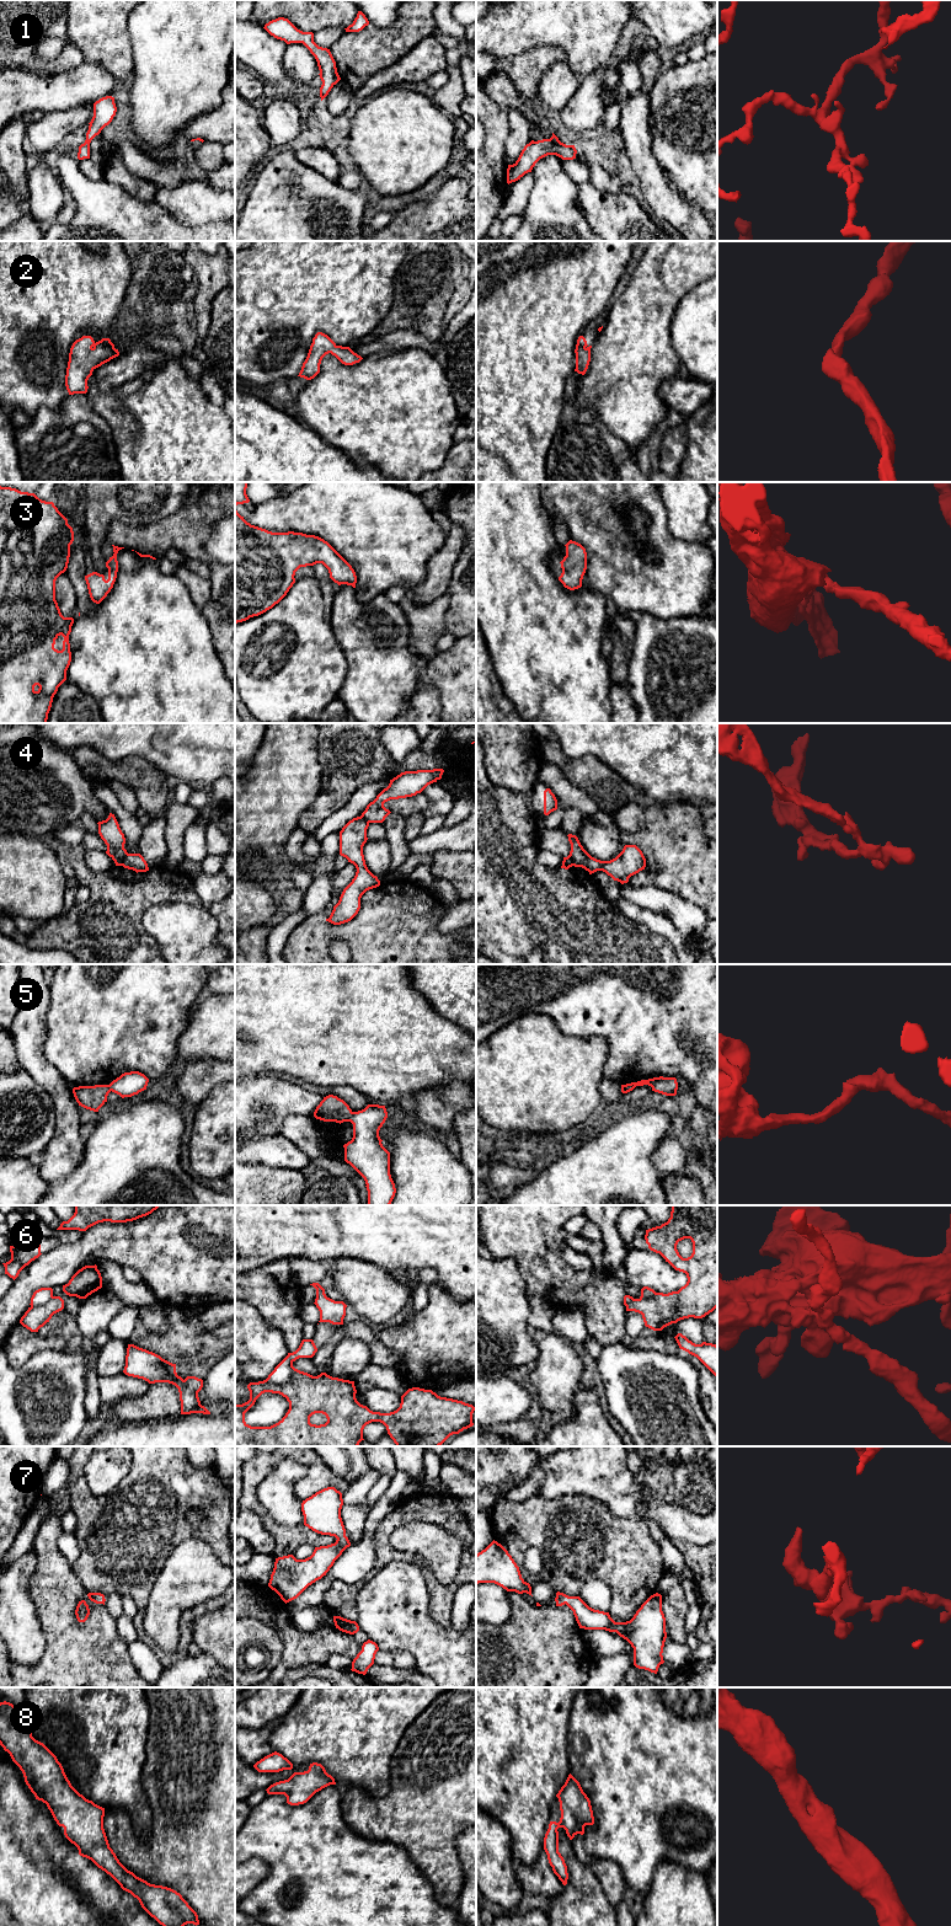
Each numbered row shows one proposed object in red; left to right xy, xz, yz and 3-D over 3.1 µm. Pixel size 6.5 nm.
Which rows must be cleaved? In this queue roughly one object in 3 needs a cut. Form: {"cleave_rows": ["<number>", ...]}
{"cleave_rows": ["4", "5", "6"]}

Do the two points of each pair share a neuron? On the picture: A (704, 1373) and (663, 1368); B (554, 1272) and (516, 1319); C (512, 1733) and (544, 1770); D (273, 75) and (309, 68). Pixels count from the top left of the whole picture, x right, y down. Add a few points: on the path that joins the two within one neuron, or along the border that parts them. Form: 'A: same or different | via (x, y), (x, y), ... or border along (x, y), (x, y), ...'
A: different | border along (674, 1354), (684, 1358), (696, 1370), (700, 1400)
B: different | border along (518, 1267), (525, 1290), (529, 1294)
C: same | via (516, 1742), (535, 1761)
D: different | border along (286, 44), (283, 68), (295, 81)

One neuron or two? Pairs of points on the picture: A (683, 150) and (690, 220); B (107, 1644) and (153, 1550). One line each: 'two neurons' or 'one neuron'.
A: two neurons
B: two neurons

